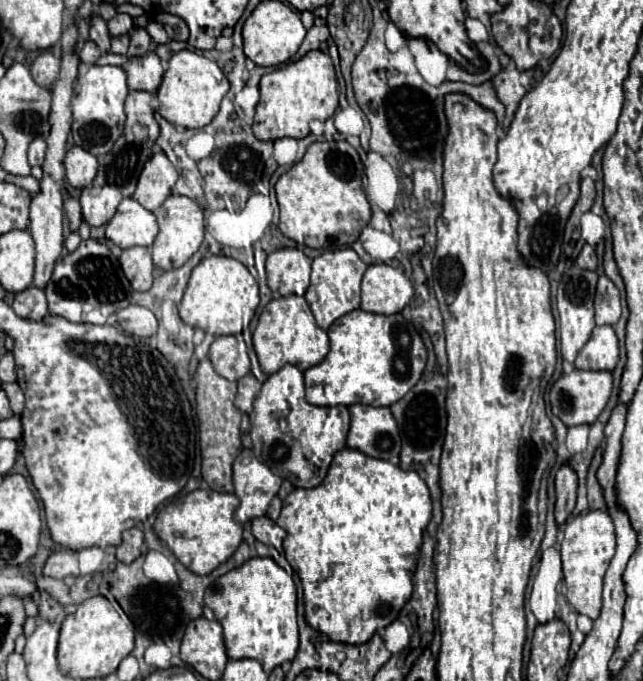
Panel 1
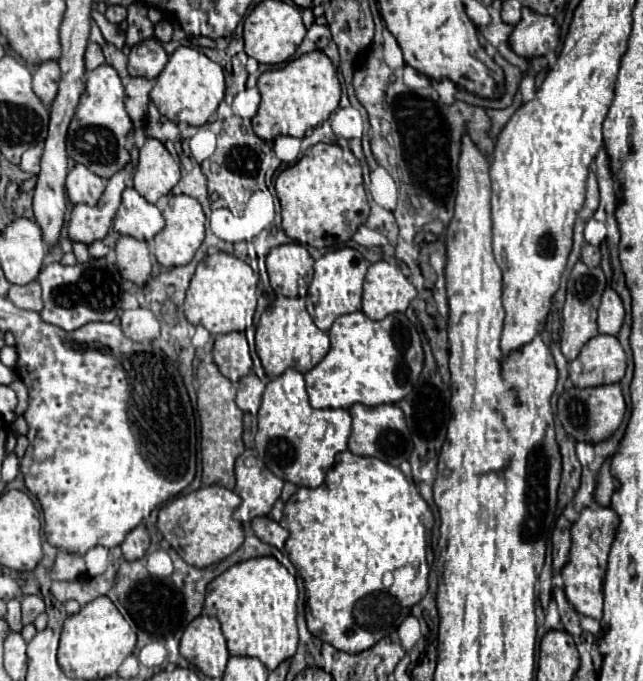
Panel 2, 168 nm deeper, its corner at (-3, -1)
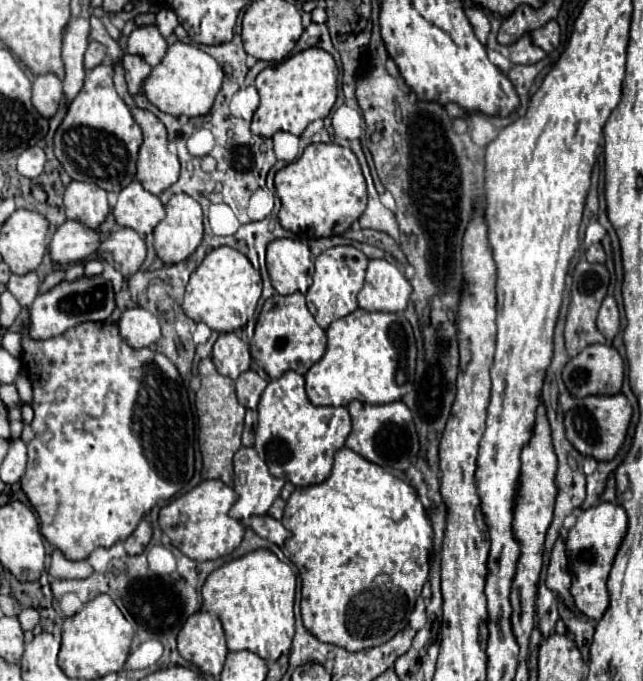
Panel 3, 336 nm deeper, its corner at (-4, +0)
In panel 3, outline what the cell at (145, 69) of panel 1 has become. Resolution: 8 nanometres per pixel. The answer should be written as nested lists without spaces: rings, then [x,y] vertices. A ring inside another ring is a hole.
[[[155,24],[137,26],[127,40],[127,52],[143,56],[149,66],[157,66],[165,56],[165,50],[167,50],[167,42],[157,32]]]

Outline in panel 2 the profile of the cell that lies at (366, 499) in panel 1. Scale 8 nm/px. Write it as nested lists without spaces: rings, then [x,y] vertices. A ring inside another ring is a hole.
[[[342,451],[336,455],[336,465],[326,477],[324,485],[316,489],[300,487],[294,493],[284,507],[284,519],[279,524],[290,531],[286,553],[292,557],[292,565],[304,579],[308,631],[336,649],[362,653],[388,633],[396,631],[396,627],[410,615],[412,605],[426,595],[426,533],[434,525],[434,515],[416,491],[416,485],[410,483],[398,467],[380,459]],[[386,573],[394,575],[394,583],[388,589],[382,583]]]

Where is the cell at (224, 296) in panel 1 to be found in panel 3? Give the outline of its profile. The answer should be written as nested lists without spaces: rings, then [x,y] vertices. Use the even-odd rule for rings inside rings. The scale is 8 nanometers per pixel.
[[[219,246],[213,248],[191,274],[183,299],[183,310],[191,320],[203,322],[211,330],[233,332],[237,328],[243,328],[249,322],[249,318],[253,318],[259,296],[261,274],[253,268],[249,258],[235,248]]]

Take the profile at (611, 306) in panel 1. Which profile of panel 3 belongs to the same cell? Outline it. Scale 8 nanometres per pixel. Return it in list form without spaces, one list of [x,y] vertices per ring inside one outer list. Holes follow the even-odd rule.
[[[607,296],[601,304],[601,310],[597,316],[597,328],[607,338],[607,342],[611,342],[613,336],[619,332],[619,310],[613,296]]]

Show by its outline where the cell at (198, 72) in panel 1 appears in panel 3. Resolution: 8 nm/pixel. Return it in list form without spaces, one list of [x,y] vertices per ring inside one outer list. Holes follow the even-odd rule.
[[[175,42],[167,48],[163,60],[151,70],[151,74],[143,82],[143,92],[147,100],[157,106],[161,112],[167,112],[171,116],[205,116],[217,92],[221,90],[223,82],[223,70],[221,66],[198,45],[187,42]]]

